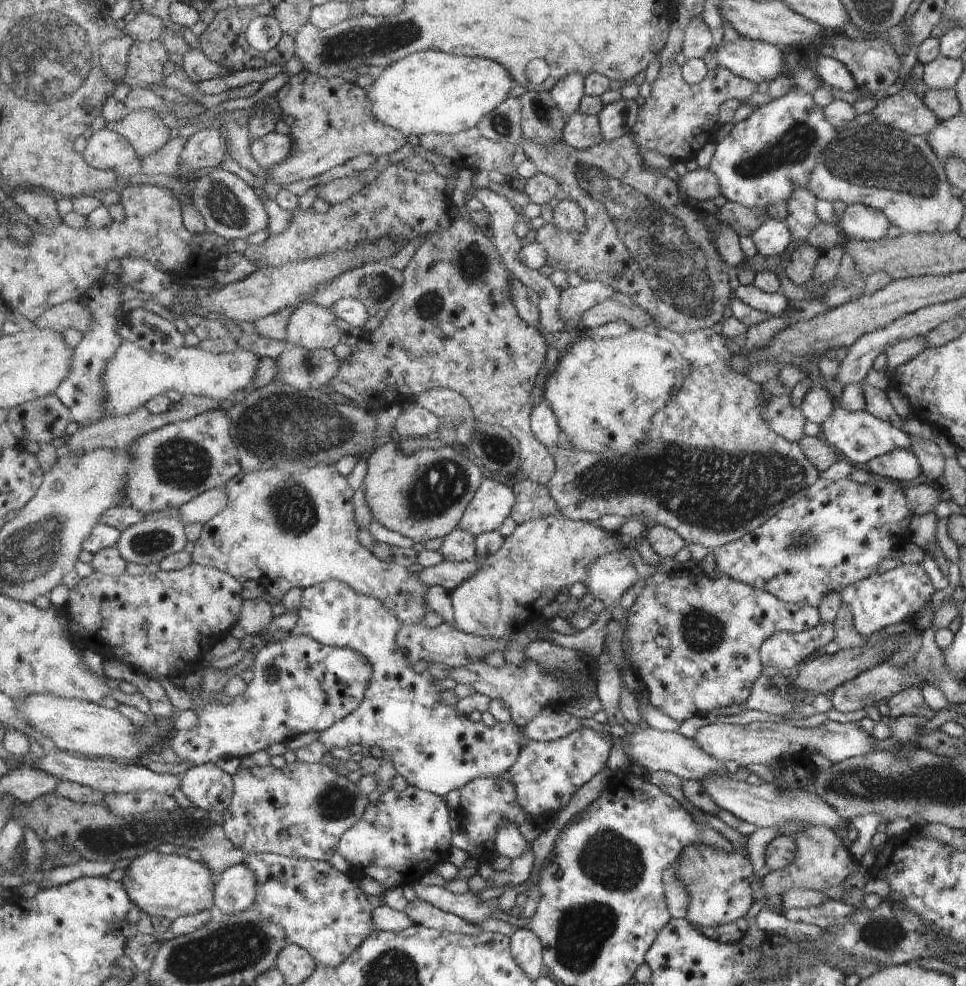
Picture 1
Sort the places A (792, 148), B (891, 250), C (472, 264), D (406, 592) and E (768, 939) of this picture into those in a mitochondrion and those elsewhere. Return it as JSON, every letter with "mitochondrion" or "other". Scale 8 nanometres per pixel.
{"A":"mitochondrion","B":"other","C":"mitochondrion","D":"mitochondrion","E":"other"}

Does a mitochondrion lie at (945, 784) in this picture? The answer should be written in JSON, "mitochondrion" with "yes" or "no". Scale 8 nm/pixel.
{"mitochondrion":"yes"}

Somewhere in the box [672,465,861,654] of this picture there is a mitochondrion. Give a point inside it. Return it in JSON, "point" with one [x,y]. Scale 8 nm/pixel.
{"point":[806,538]}

